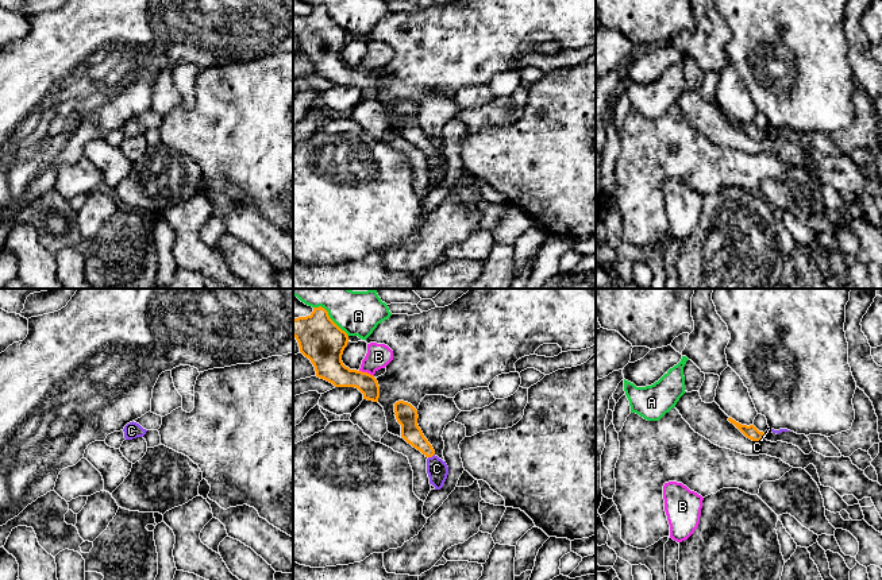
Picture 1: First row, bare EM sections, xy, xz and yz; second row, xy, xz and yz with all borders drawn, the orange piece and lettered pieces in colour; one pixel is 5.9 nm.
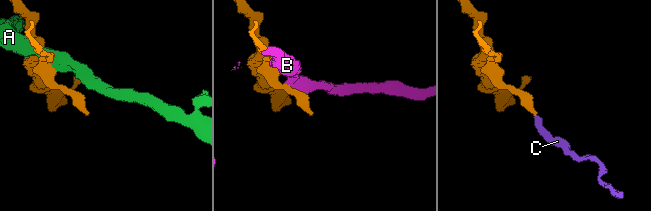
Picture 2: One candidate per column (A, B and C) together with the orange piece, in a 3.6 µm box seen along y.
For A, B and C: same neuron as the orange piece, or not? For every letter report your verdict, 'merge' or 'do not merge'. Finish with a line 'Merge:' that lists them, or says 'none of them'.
A: do not merge
B: do not merge
C: merge
Merge: C

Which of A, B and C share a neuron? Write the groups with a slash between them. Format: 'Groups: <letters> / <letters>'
Groups: A / B / C

